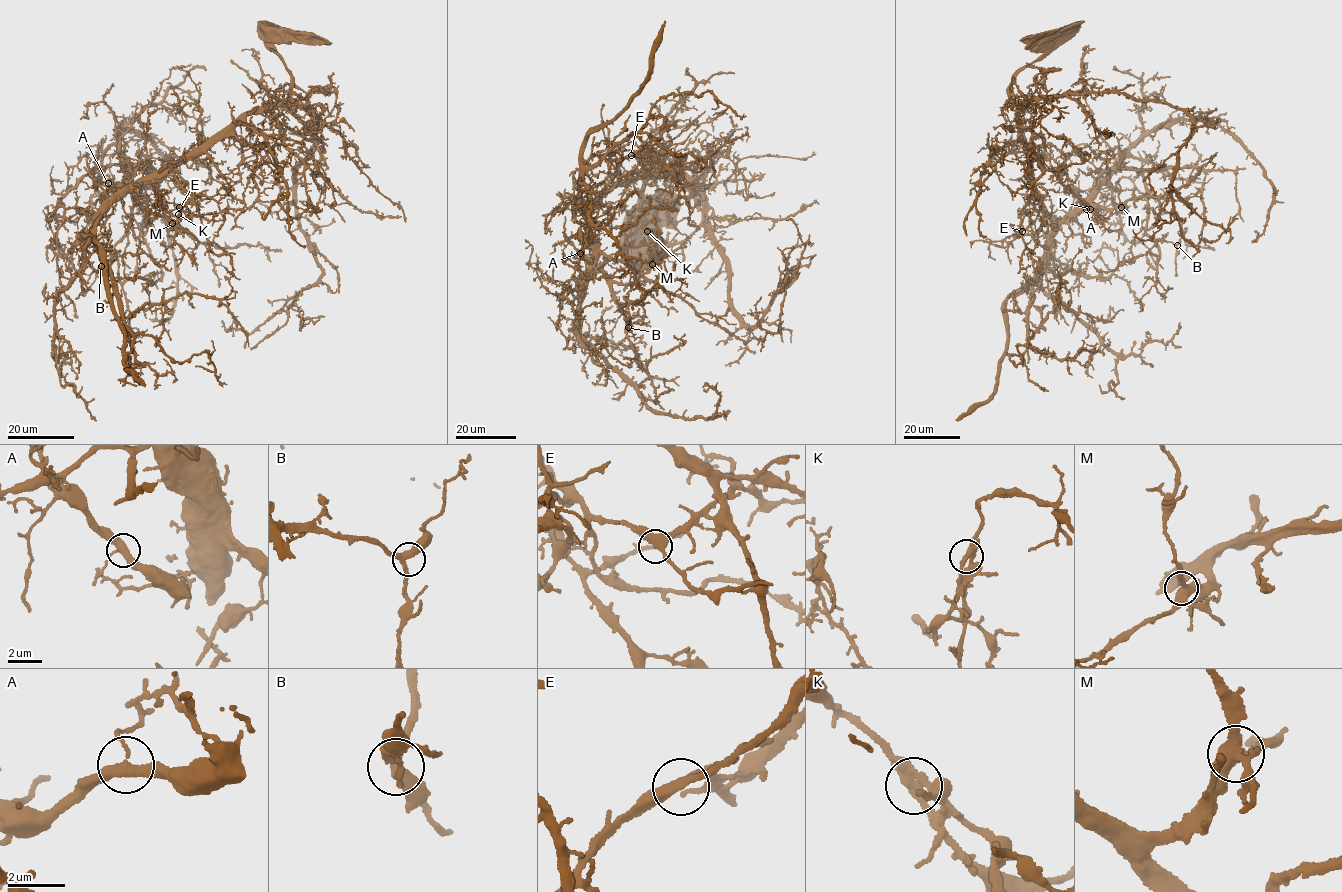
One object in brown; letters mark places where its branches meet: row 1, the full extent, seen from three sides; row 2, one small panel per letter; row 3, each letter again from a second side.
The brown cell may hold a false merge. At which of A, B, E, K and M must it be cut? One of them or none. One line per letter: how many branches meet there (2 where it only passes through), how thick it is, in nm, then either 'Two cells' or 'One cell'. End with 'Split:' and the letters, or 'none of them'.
A: Branches: 3. Thickness 320 nm. Two cells
B: Branches: 3. Thickness 320 nm. One cell
E: Branches: 3. Thickness 320 nm. One cell
K: Branches: 3. Thickness 300 nm. One cell
M: Branches: 3. Thickness 320 nm. One cell
Split: A

